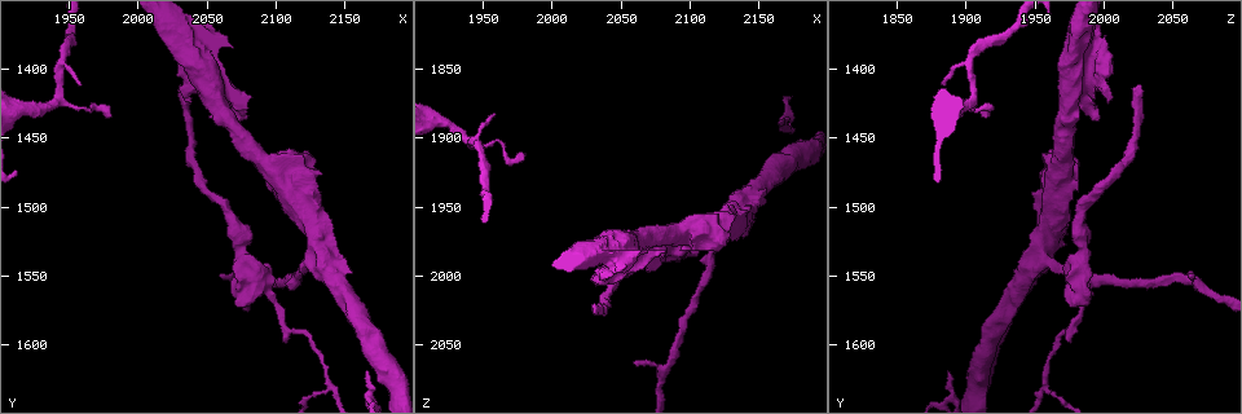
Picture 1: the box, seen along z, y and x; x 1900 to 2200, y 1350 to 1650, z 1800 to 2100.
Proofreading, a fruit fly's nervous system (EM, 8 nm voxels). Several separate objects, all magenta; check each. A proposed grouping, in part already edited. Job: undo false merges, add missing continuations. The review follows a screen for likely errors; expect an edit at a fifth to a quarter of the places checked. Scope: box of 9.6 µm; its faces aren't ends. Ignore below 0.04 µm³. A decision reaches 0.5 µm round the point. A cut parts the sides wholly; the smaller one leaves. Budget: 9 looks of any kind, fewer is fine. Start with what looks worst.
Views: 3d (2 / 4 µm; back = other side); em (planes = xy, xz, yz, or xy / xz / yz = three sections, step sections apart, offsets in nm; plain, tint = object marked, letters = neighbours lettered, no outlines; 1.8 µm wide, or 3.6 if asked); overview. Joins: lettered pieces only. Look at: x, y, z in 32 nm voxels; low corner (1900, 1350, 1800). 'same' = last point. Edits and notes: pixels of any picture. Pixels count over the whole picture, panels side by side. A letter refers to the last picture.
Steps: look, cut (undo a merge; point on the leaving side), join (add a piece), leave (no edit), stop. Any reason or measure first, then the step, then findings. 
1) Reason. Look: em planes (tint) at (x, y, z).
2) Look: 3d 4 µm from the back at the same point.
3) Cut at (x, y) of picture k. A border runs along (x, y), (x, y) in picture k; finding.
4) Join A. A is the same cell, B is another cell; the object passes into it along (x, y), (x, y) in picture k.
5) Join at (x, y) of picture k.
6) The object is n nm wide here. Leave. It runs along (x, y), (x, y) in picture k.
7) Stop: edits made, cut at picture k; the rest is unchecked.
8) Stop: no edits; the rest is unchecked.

Branch stops here. Look: em planes (letters) at (2030, 1412, 2026).

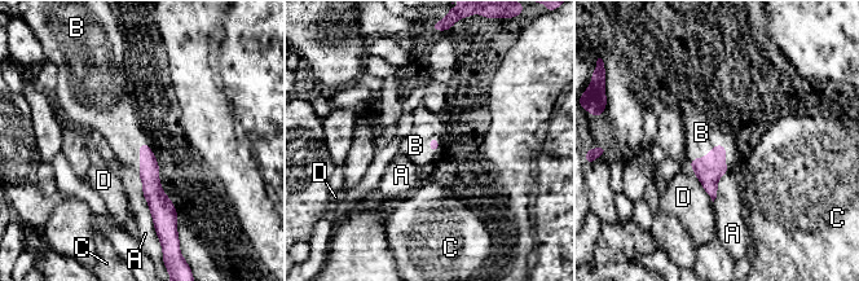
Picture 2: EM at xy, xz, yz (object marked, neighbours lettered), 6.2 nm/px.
Join B. B is the same cell, A, C and D are other cells; the object passes into it along (708, 170), (709, 153), (701, 132) in picture 2; it goes on there.

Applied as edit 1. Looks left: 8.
Look: overview.

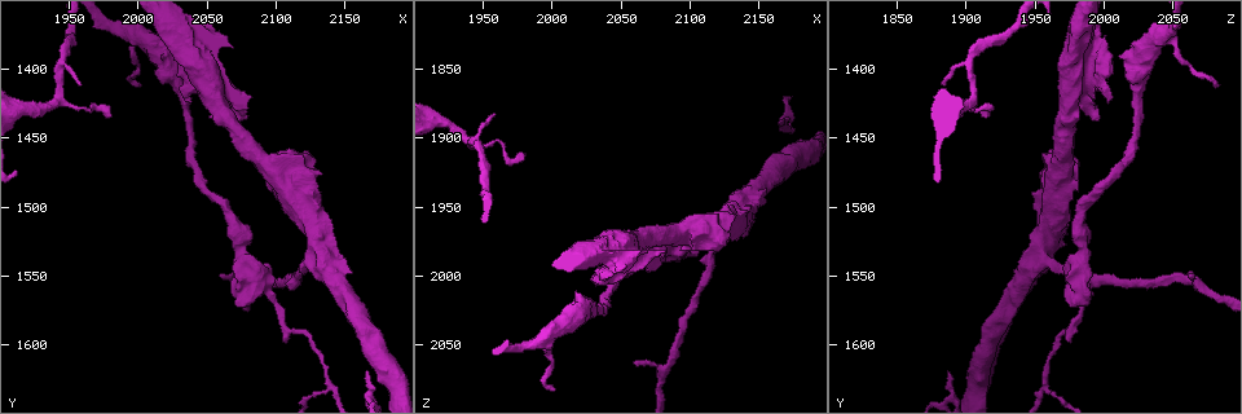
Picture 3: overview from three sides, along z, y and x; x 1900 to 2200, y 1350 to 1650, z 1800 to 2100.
A fork. Look: 3d 4 µm from the back at (2126, 1538, 1956).

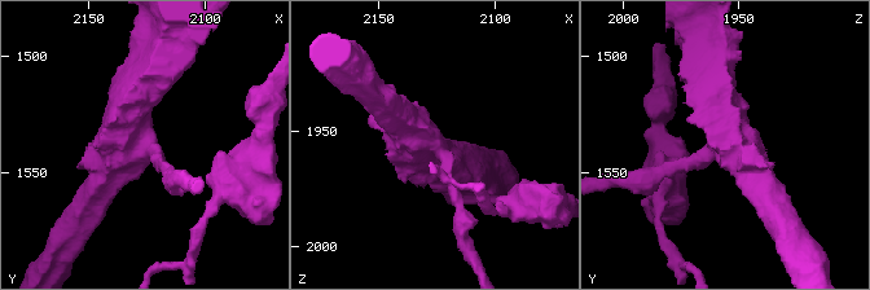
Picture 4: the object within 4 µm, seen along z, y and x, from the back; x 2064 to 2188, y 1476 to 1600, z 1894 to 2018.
3 arms meet here; the arms are 180, 480, 550 nm wide. Look: em 3.6 µm yz step 8 (letters) at (2126, 1537, 1956).

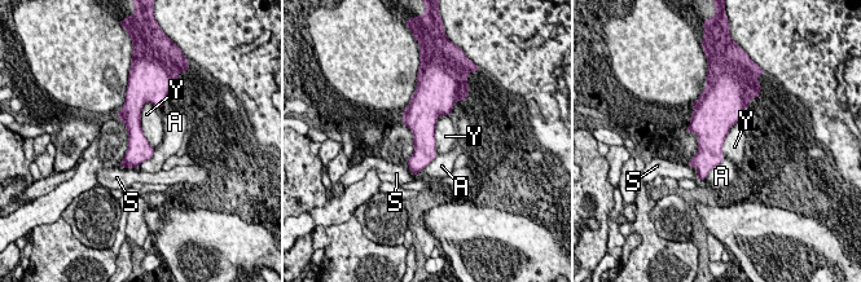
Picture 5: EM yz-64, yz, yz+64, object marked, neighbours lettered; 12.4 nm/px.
Another direction. Look: em 3.6 µm xy step 16 (letters) at the same point.

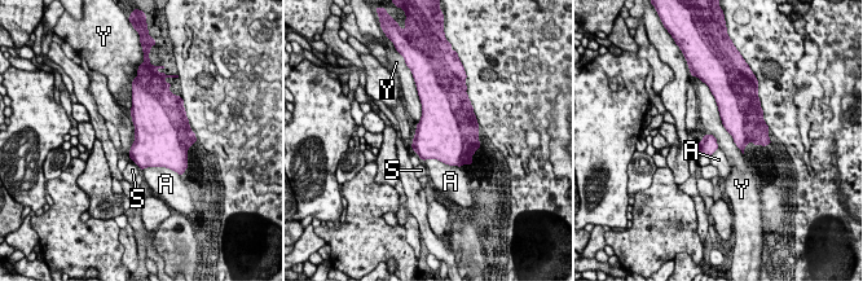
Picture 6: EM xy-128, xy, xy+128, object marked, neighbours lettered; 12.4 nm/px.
Leave. A, S and Y are other cells; a border runs along (712, 95), (722, 126), (743, 154) in picture 6; all the same neuron.

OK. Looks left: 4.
Sudden change in width. Look: em 3.6 µm yz step 8 (letters) at (2048, 1382, 1986).

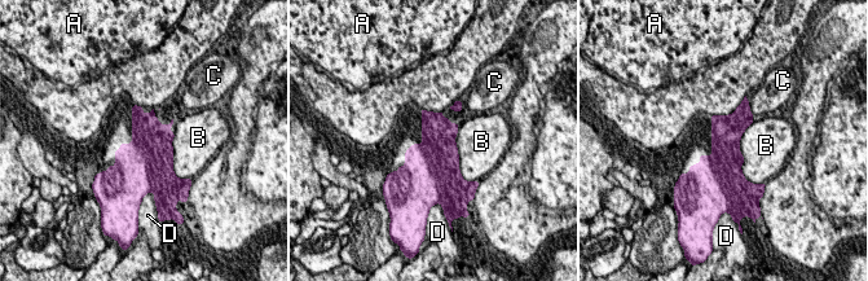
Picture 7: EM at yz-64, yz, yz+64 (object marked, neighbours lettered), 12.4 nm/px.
Leave. A, B, C and D are other cells; all the same neuron.

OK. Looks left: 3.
Thick end. Look: 3d 4 µm from the back at (2094, 1482, 1982).

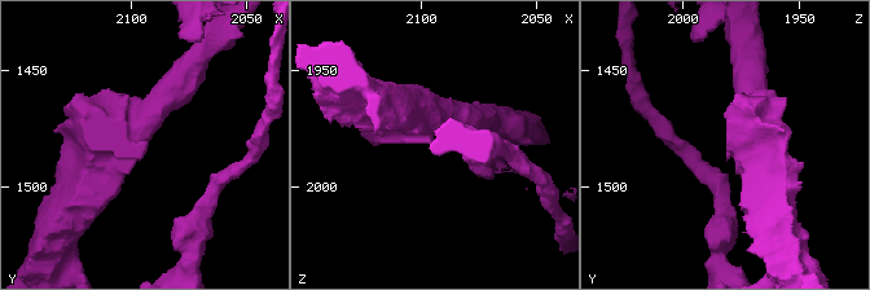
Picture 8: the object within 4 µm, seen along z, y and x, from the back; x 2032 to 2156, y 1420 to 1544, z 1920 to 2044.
Look: em 3.6 µm xy step 8 (tint) at the same point.

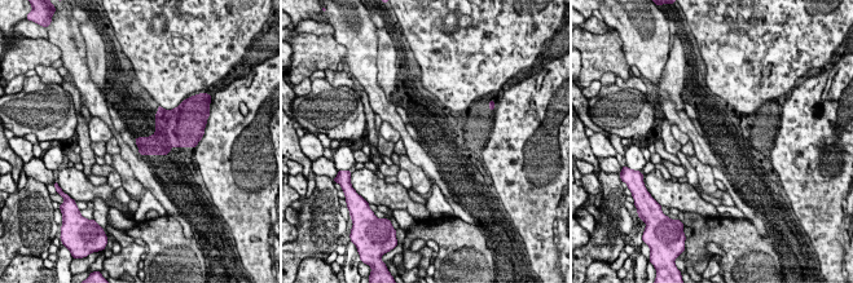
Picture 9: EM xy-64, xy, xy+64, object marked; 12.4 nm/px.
Look: em 3.6 µm xy step 8 (letters) at the same point.

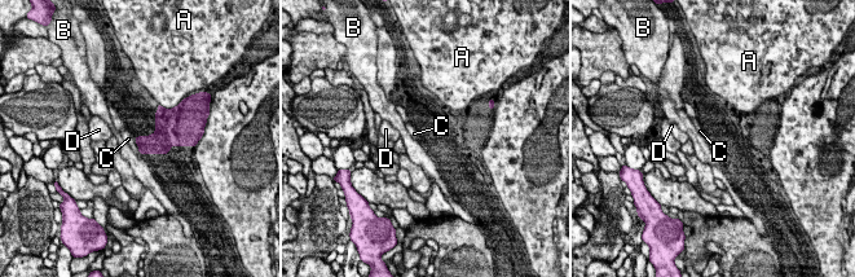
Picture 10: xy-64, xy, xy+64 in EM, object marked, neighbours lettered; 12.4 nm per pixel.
The object is 220 nm wide here. Leave. A, B, C and D are other cells; a border runs along (133, 139), (140, 154) in picture 10; none of them fits.

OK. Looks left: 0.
Stop: edits made, join at picture 2; the rest is unchecked.

